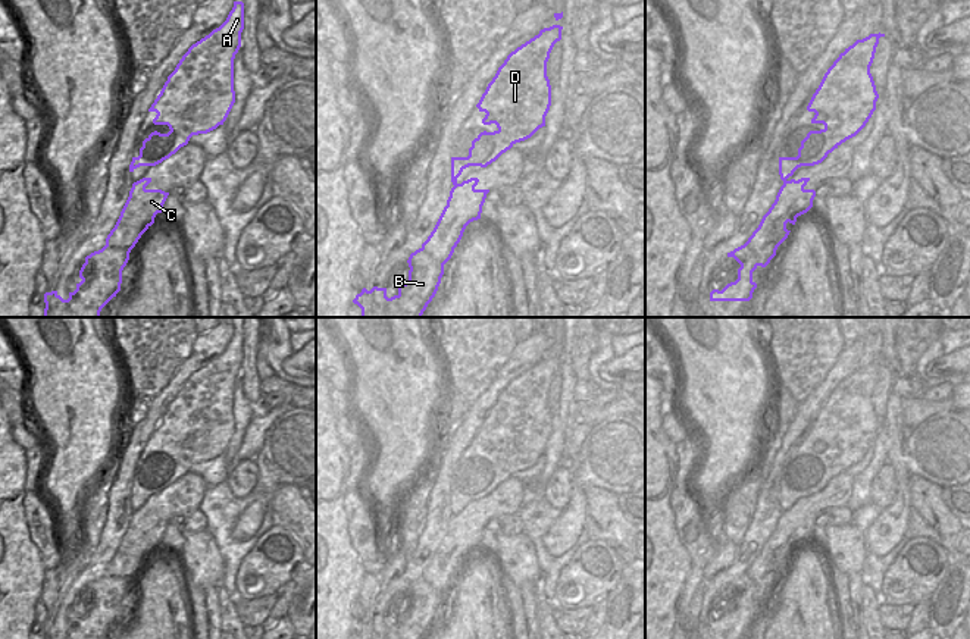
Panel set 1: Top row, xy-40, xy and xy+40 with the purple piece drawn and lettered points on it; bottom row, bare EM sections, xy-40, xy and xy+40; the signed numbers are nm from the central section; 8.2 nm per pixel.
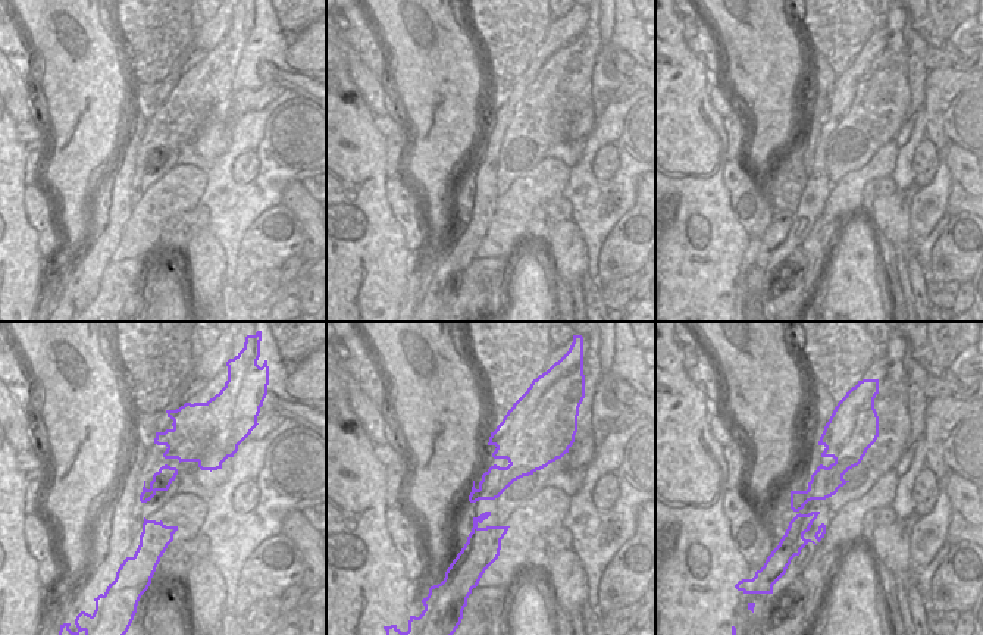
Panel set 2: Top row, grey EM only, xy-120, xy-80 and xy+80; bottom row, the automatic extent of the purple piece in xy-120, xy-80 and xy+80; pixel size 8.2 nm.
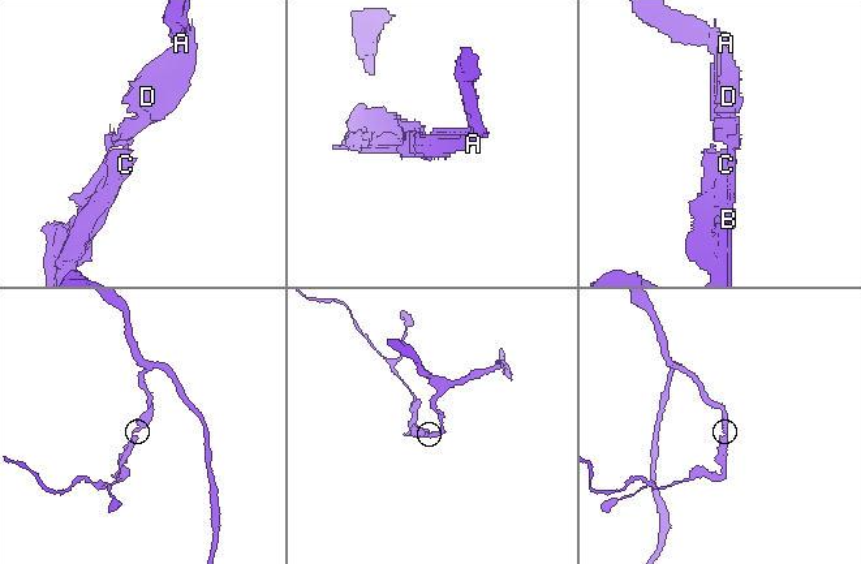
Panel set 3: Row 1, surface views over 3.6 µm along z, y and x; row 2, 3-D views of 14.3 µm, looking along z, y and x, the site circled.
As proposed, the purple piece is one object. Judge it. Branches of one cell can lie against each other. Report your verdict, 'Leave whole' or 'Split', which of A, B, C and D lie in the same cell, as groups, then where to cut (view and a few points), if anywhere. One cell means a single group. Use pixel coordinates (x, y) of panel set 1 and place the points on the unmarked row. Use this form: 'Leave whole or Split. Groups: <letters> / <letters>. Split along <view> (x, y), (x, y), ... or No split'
Split. Groups: A D / B C. Split along xy (459, 513), (454, 516)

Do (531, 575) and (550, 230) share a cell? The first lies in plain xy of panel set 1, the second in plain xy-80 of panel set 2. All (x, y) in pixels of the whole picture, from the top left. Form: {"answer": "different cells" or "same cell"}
{"answer": "same cell"}

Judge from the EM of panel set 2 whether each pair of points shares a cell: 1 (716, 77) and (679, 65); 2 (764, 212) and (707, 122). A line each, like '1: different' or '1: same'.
1: different
2: different

